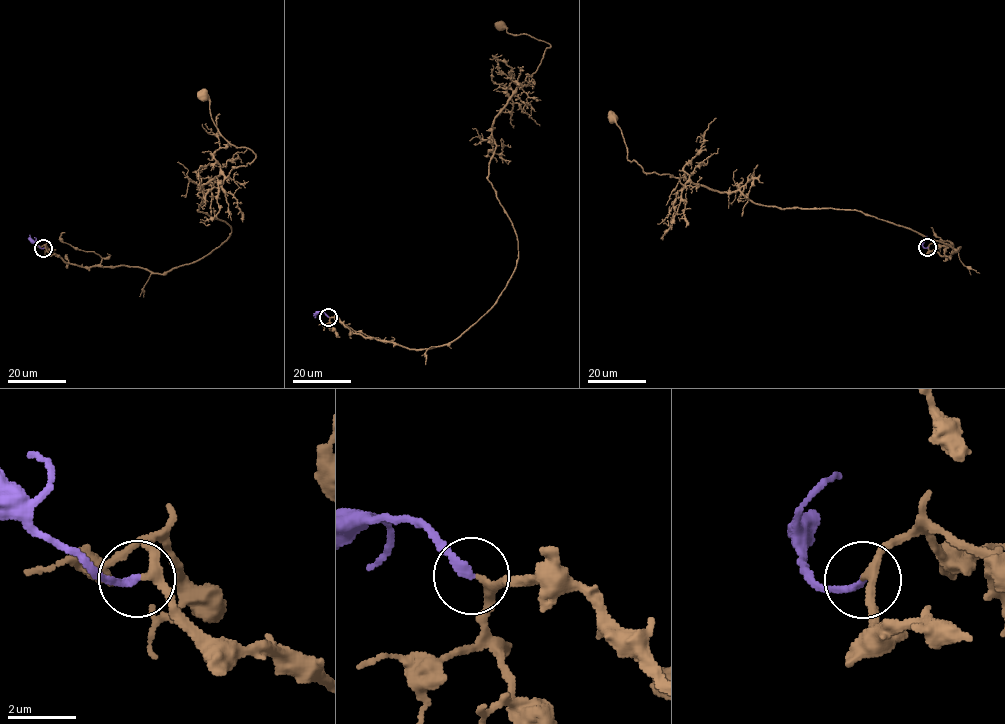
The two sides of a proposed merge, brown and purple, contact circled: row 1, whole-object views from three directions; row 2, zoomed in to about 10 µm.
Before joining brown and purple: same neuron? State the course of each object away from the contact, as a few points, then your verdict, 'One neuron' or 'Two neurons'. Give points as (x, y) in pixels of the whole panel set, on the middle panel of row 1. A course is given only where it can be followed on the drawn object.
Course of brown: (328, 317), (424, 349), (459, 338), (506, 287), (518, 250), (488, 179), (492, 124), (550, 45), (501, 24). Course of purple: (328, 317), (321, 312), (315, 317). One neuron

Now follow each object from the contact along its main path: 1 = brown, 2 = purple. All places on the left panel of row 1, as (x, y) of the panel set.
1: (43, 248), (164, 273), (217, 248), (231, 228), (198, 211), (200, 186), (255, 155), (221, 134), (204, 95)
2: (43, 248), (36, 245), (29, 235)

